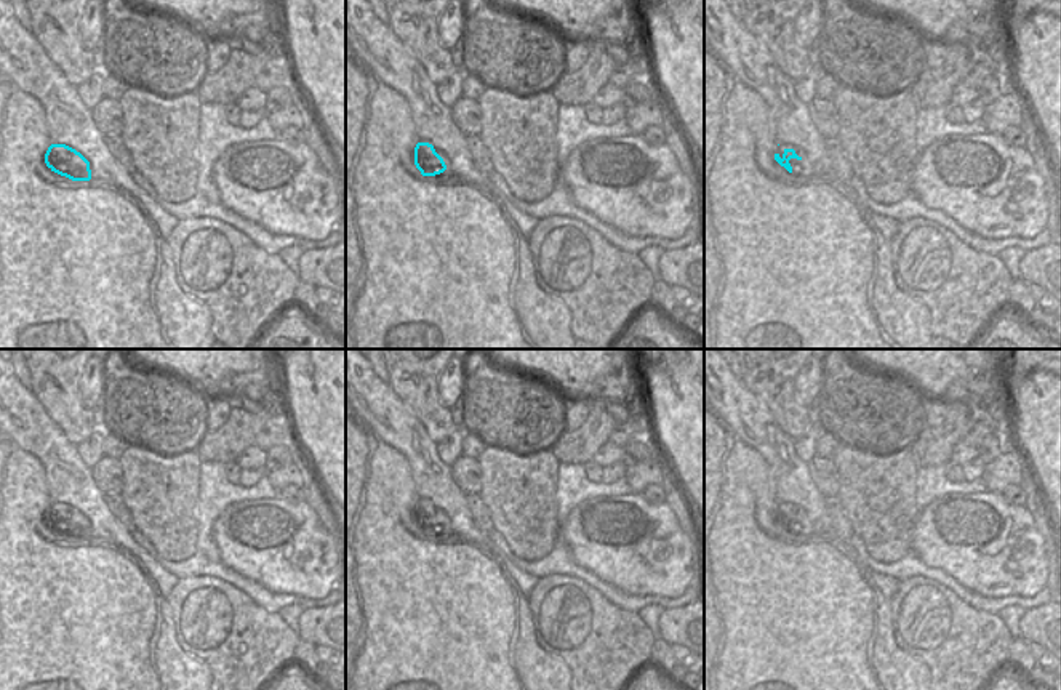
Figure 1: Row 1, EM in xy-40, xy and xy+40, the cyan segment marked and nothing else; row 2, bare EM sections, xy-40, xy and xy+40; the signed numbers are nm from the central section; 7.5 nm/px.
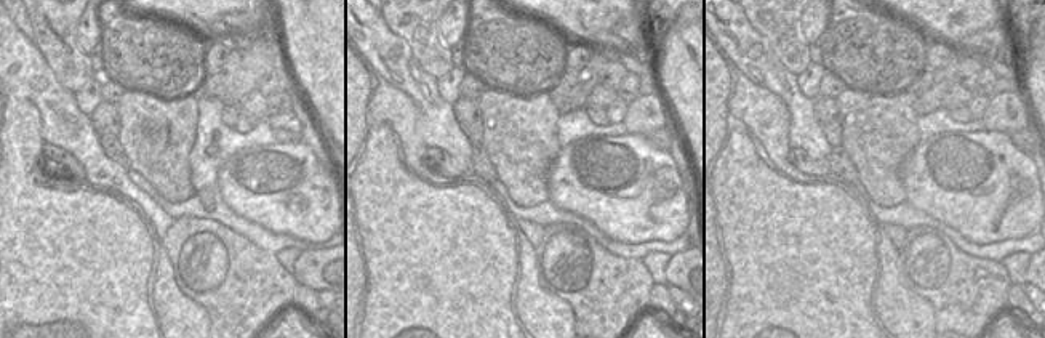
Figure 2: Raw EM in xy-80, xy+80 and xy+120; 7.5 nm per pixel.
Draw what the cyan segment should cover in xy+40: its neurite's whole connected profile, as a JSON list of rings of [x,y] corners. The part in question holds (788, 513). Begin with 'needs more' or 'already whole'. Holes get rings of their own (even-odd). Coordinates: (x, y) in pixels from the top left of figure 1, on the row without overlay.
needs more | [[[786,503],[784,512],[775,512],[775,519],[794,535],[813,535],[813,525],[805,511],[794,503]]]

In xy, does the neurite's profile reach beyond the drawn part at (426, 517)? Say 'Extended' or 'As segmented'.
Extended.

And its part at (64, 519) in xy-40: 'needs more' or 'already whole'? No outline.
already whole

